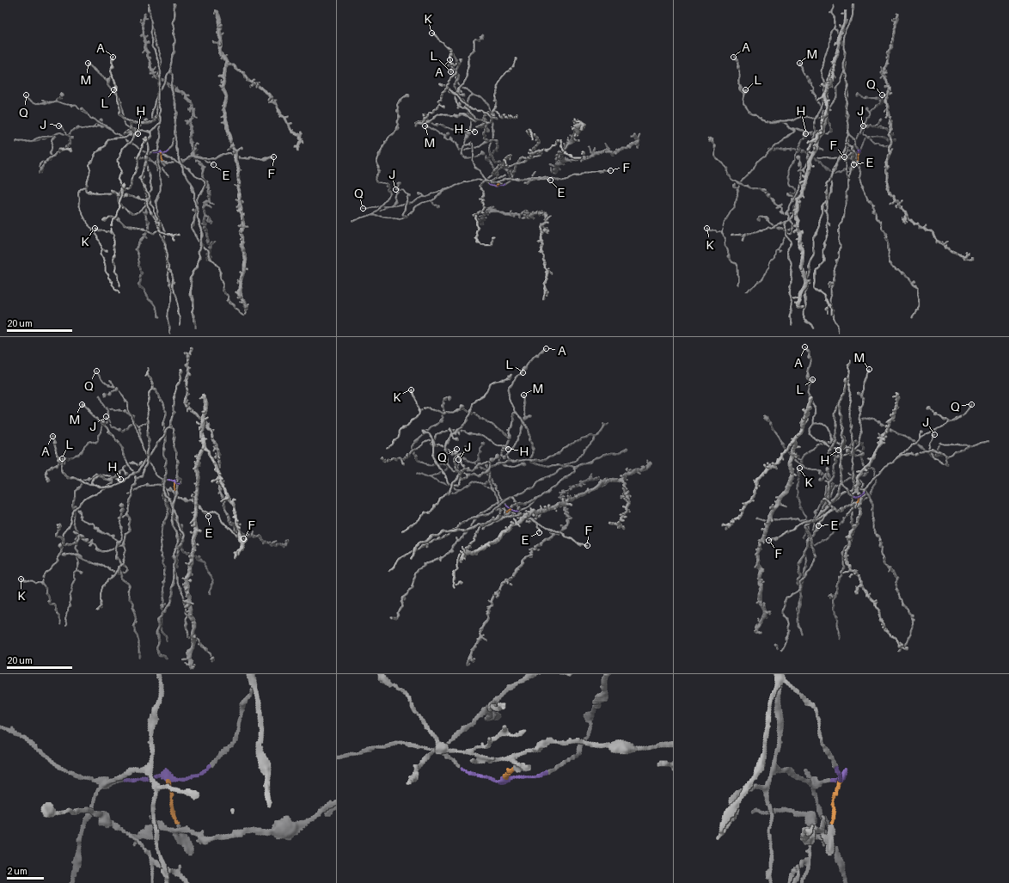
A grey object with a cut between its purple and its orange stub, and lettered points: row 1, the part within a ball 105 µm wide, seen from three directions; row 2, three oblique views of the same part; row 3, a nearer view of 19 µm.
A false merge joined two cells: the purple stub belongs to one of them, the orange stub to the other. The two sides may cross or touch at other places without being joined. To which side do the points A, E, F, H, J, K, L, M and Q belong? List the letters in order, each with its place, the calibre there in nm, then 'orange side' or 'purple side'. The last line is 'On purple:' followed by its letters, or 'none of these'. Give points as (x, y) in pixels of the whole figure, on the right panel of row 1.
A: at (733, 57); 200 nm thick; purple side
E: at (853, 164); 150 nm thick; orange side
F: at (844, 156); 180 nm thick; orange side
H: at (805, 133); 600 nm thick; purple side
J: at (863, 125); 220 nm thick; purple side
K: at (706, 228); 320 nm thick; purple side
L: at (745, 89); 600 nm thick; purple side
M: at (799, 63); 440 nm thick; purple side
Q: at (882, 95); 170 nm thick; purple side
On purple: A, H, J, K, L, M, Q

